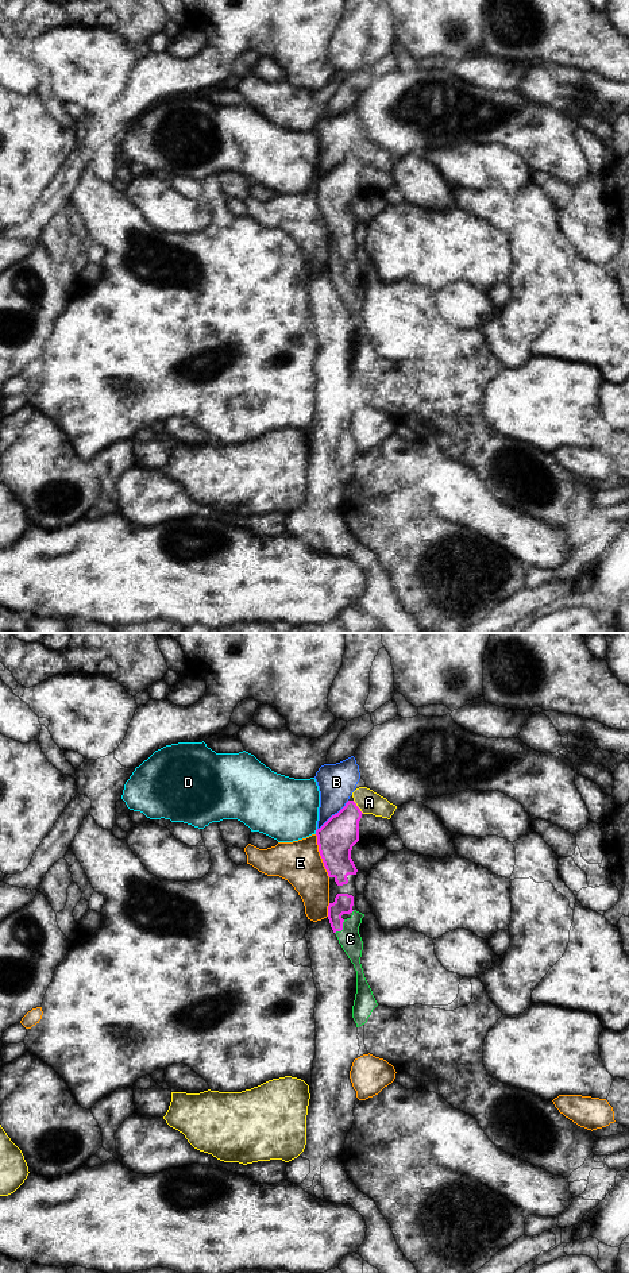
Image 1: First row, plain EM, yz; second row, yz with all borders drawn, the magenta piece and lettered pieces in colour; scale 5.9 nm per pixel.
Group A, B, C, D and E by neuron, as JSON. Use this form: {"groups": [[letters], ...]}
{"groups": [["A"], ["B"], ["C"], ["D"], ["E"]]}

